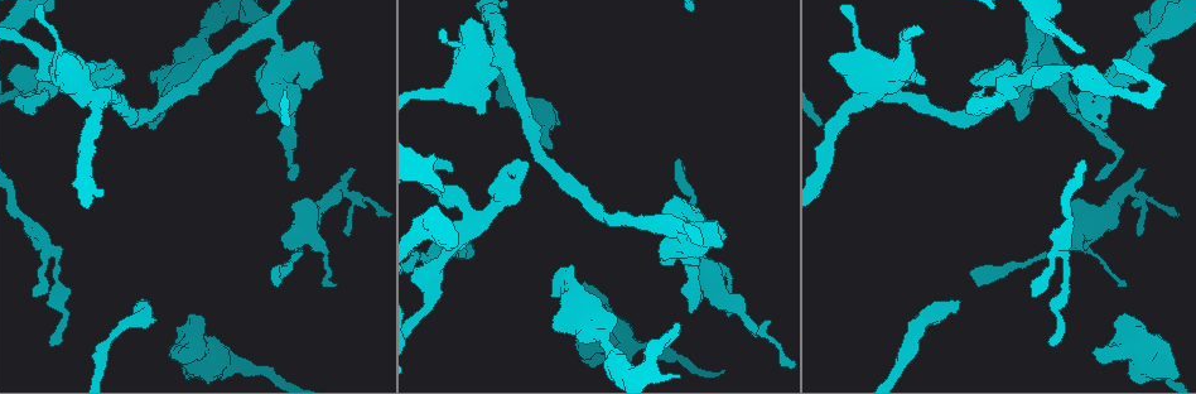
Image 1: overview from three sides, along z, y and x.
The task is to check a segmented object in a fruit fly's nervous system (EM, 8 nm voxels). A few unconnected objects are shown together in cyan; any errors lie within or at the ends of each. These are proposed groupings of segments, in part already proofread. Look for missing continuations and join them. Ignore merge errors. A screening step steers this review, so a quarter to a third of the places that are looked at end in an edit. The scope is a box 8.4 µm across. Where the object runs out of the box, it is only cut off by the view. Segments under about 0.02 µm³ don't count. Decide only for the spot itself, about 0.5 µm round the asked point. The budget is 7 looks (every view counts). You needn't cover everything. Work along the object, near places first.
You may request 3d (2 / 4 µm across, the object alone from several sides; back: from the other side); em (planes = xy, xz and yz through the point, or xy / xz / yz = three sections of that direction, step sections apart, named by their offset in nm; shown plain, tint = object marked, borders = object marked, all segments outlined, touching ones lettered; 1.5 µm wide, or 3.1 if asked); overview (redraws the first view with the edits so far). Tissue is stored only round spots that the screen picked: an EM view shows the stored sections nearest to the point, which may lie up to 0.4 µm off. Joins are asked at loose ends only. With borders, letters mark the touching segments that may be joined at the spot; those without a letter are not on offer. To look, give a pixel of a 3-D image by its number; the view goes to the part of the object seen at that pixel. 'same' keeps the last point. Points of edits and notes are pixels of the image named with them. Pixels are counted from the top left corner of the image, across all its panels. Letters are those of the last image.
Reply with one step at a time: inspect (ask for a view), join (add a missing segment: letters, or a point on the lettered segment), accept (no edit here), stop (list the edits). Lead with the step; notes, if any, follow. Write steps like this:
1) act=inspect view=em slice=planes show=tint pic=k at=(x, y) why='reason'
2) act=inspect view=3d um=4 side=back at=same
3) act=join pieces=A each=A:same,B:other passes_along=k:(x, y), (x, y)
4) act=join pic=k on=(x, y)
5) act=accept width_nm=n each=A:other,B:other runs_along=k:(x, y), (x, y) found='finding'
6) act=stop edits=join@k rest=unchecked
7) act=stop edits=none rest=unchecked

act=inspect view=em slice=planes show=plain pic=1 at=(680, 159) why='end of a long branch'

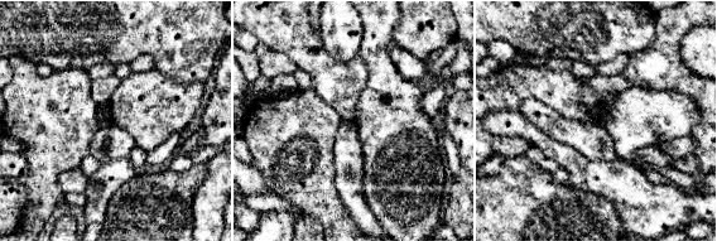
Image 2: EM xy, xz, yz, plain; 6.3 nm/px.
act=inspect view=em slice=planes show=tint at=same

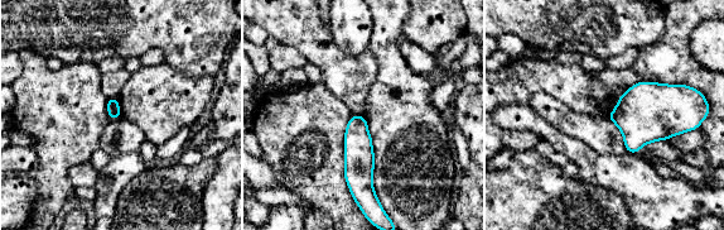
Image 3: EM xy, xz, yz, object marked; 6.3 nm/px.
act=inspect view=em slice=planes show=borders at=same why='what lies round it'

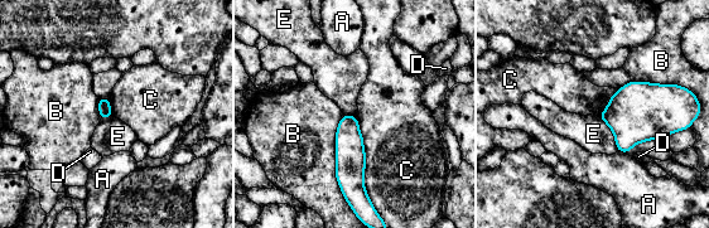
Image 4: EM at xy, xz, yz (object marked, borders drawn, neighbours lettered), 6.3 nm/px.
act=accept longest_contact=B:550nm each=A:other,B:other,C:other,D:other,E:other found='none of them fits'

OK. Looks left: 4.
act=inspect view=em slice=planes show=borders pic=1 at=(1144, 169) why='branch stops here'

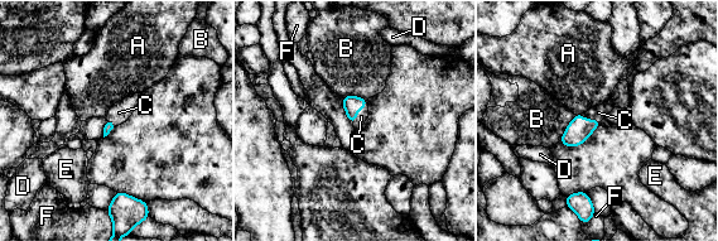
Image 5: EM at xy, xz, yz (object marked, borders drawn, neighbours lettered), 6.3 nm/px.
act=join pieces=C each=A:other,B:other,C:same,D:other,E:other,F:other passes_along=5:(352, 104), (357, 112), (361, 116) found='it goes on there'

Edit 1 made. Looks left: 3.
act=inspect view=overview why='see it whole again'

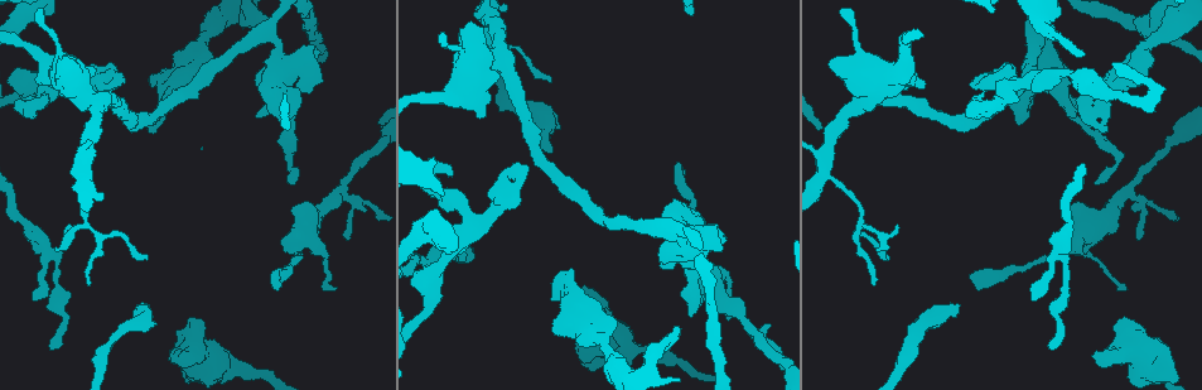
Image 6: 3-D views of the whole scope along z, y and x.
act=inspect view=3d um=2 pic=6 at=(181, 352) why='branch stops here'

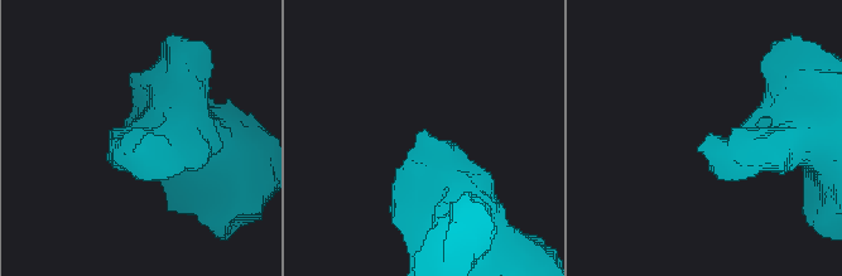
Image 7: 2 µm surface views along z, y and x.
act=inspect view=em slice=yz step=8 show=borders pic=7 at=(424, 131) why='need the tissue'

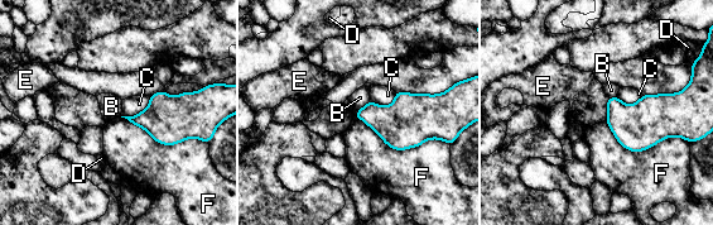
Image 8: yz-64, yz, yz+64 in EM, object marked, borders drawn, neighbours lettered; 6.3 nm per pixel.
act=accept each=B:other,C:other,D:other,E:other,F:other border=8:(369, 100), (353, 115) found='no lettered segment goes on from it'

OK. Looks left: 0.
act=stop edits=join@5 rest=unchecked

